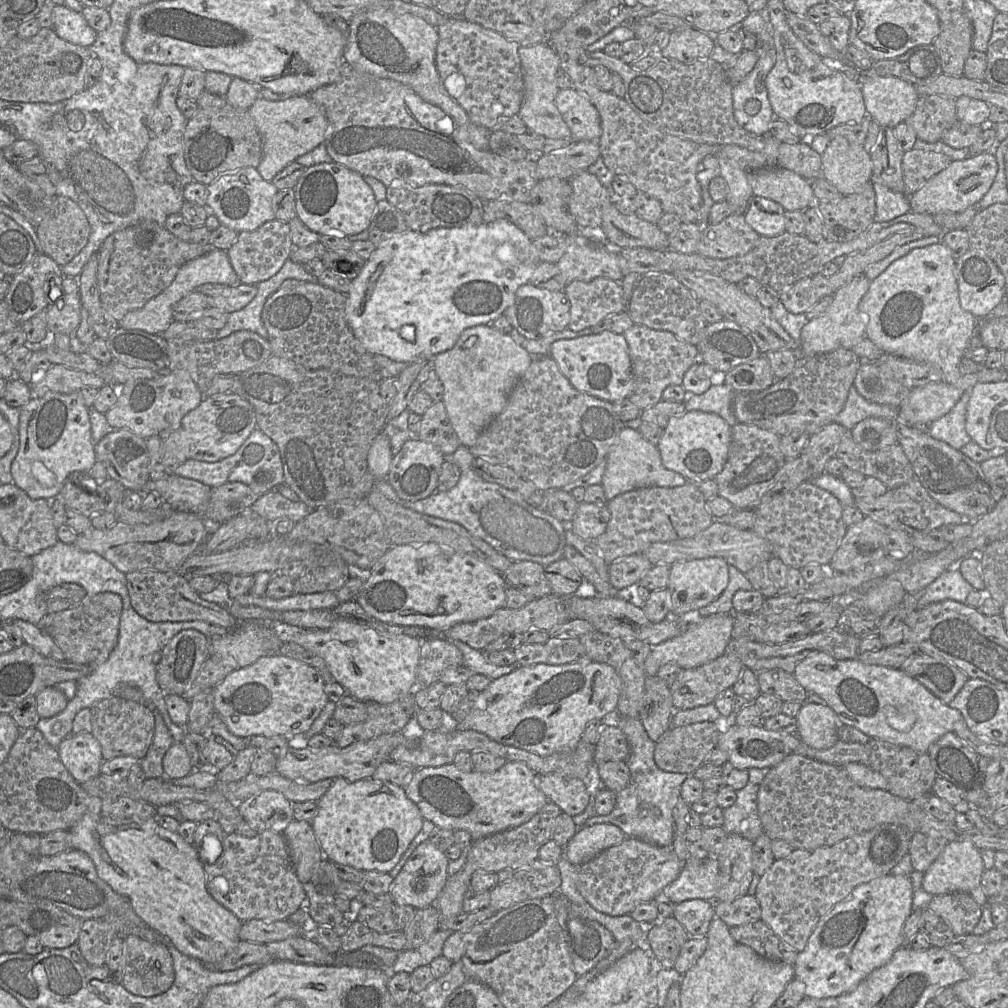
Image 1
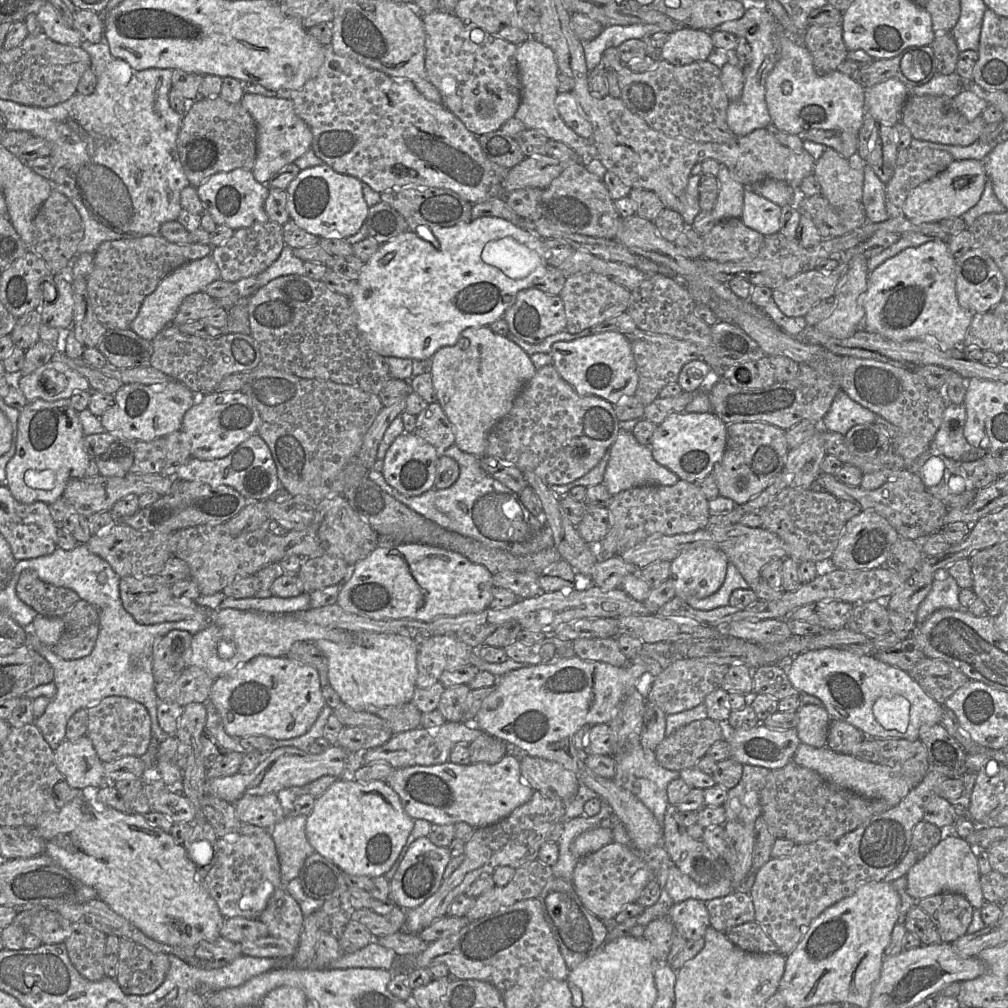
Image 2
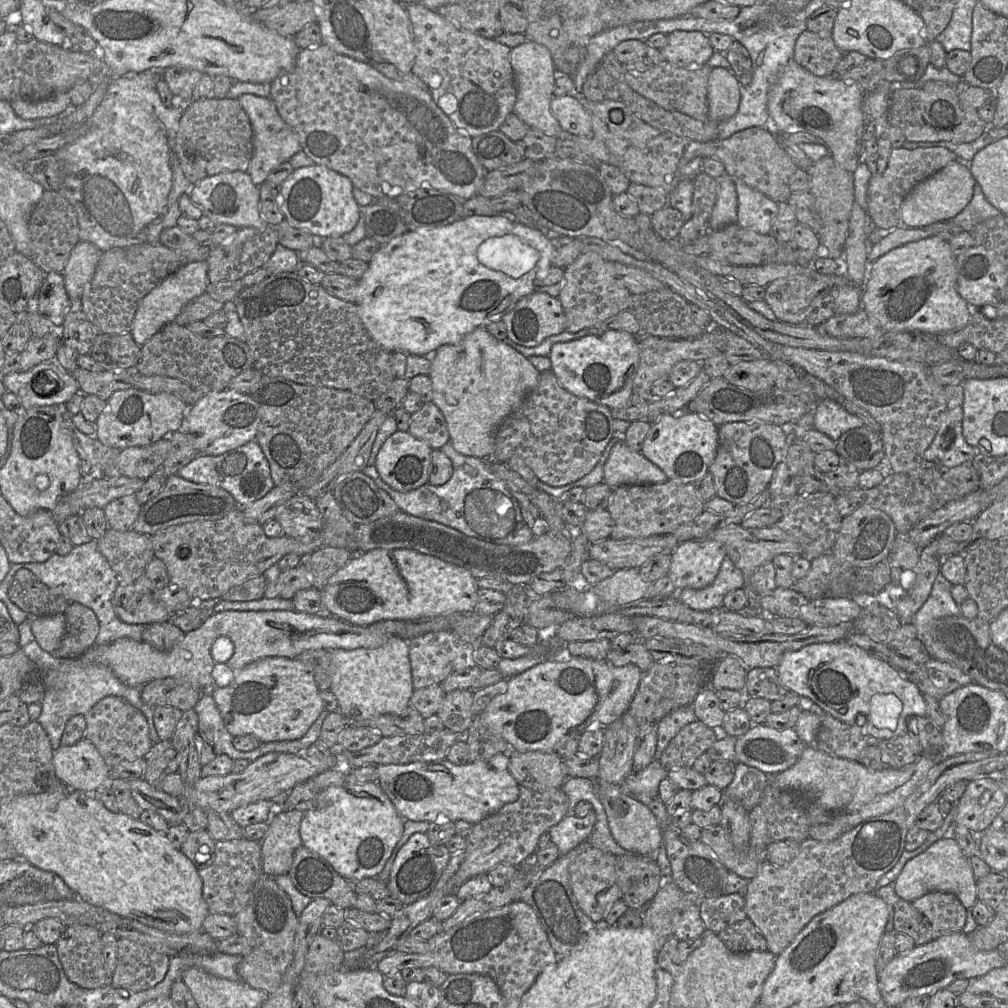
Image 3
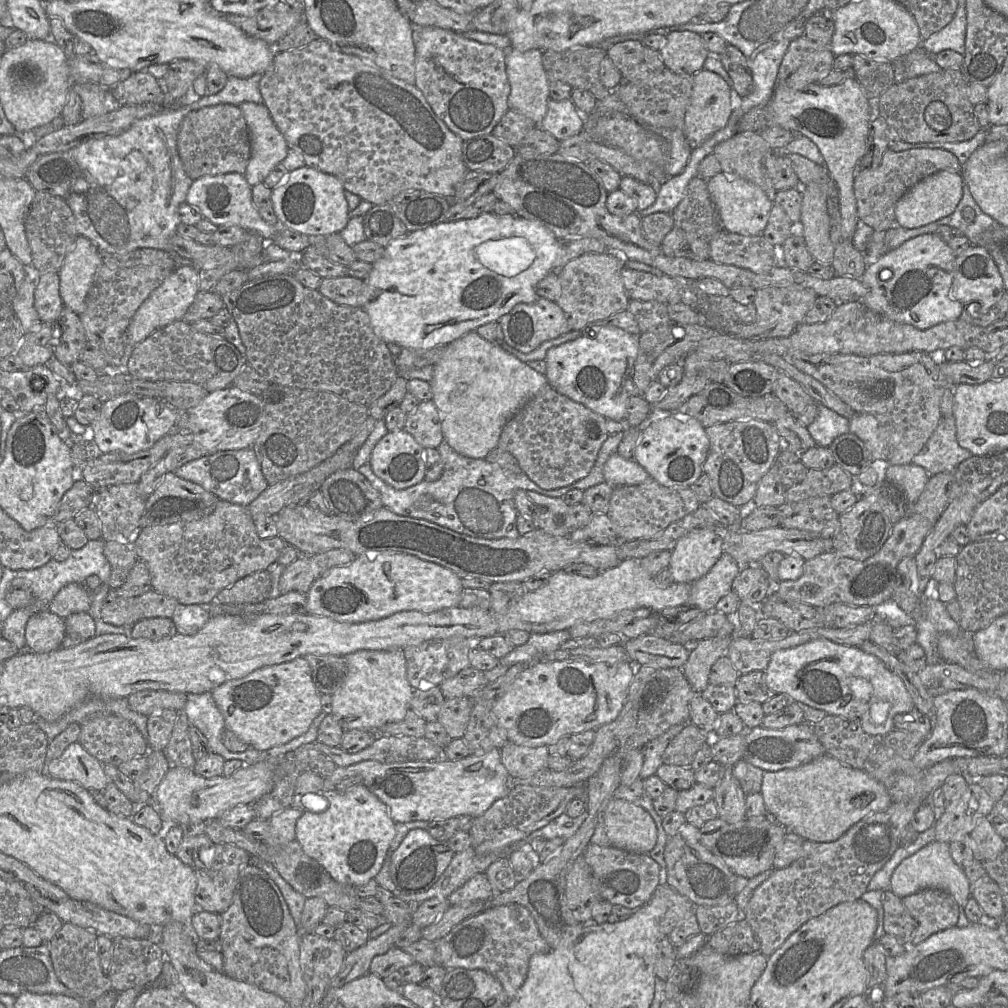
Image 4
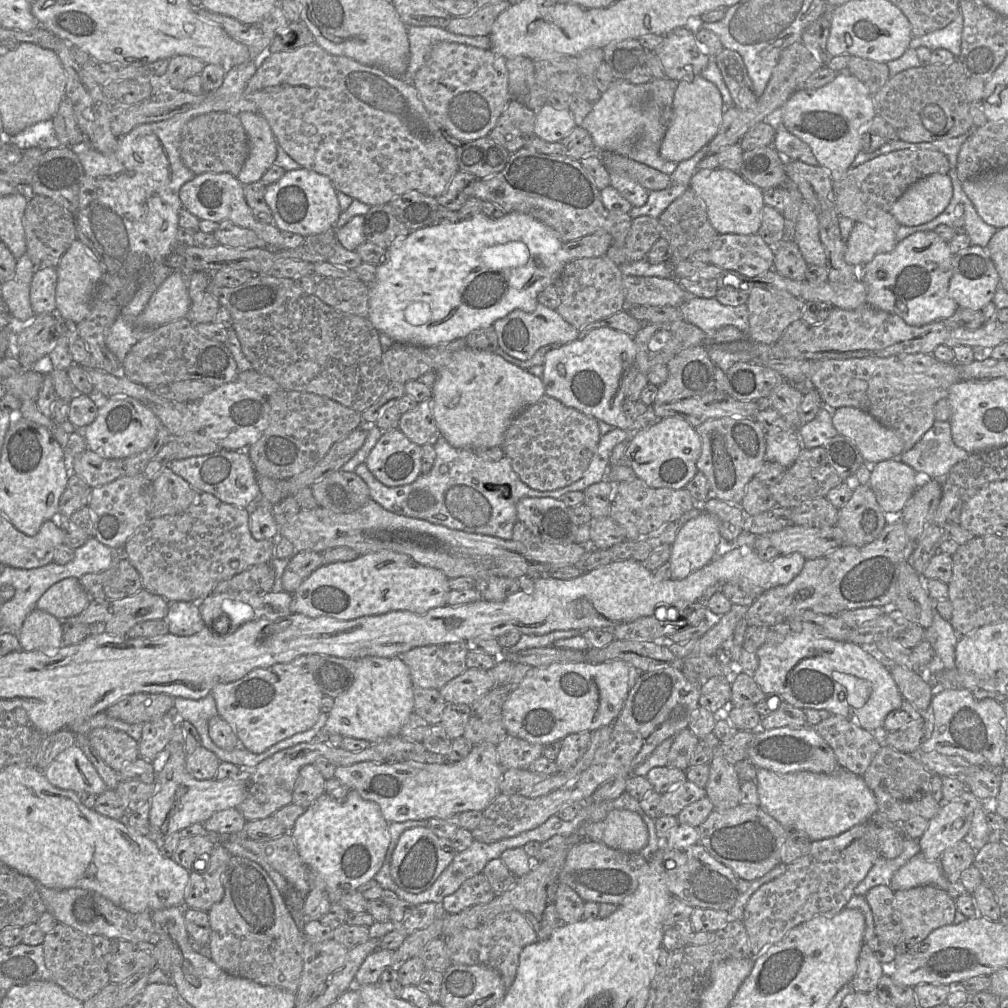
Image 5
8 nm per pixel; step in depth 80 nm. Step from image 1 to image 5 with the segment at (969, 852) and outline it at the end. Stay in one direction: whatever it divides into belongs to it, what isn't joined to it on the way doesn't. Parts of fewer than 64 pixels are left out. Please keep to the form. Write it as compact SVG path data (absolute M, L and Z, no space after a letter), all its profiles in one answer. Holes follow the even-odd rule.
M921 853L913 856L894 873L889 887L897 891L919 886L935 886L945 890L954 899L966 893L960 881L956 884L949 882L939 861L929 861Z

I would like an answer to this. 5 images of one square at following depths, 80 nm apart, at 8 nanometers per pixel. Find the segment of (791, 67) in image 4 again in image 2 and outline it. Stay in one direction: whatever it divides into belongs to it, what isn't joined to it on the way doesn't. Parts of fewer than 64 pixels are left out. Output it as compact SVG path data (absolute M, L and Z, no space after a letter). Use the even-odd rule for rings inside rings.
M841 24L810 25L804 31L803 45L813 58L818 74L826 74L837 69L846 59L847 47L842 38Z

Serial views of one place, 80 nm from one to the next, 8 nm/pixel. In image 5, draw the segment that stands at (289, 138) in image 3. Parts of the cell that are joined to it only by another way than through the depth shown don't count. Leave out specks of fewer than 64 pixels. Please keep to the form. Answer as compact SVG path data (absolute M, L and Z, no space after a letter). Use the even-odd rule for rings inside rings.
M241 112L238 116L248 137L249 155L237 178L247 185L260 181L274 164L278 143L269 123L261 114Z

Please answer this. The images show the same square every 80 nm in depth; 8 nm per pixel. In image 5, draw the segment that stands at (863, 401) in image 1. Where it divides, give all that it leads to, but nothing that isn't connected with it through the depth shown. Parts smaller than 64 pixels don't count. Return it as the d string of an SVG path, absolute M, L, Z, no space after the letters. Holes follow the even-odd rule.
M820 408L816 417L797 428L801 449L825 447L830 440L838 435L832 424L832 414L825 408Z

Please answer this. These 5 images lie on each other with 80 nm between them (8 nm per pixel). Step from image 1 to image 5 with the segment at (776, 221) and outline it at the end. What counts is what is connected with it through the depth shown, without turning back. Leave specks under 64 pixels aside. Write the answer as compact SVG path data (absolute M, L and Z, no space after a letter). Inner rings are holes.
M724 168L698 169L692 176L691 188L705 203L709 221L718 234L755 235L761 225L761 212L765 206L763 190L746 181L737 172Z

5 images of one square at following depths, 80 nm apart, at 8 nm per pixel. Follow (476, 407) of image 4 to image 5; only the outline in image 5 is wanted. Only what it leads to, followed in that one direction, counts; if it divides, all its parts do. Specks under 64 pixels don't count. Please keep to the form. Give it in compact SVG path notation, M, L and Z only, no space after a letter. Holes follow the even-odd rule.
M465 347L459 351L457 351L451 358L450 362L444 366L441 370L437 372L438 378L435 384L432 387L432 398L434 400L434 418L436 420L438 429L441 435L455 448L470 448L470 449L490 449L497 446L502 446L504 440L504 434L513 421L513 419L519 415L526 408L532 406L537 401L540 400L542 396L545 394L545 386L542 378L536 377L529 373L528 370L524 370L508 361L503 359L502 357L486 352L471 349L469 347Z

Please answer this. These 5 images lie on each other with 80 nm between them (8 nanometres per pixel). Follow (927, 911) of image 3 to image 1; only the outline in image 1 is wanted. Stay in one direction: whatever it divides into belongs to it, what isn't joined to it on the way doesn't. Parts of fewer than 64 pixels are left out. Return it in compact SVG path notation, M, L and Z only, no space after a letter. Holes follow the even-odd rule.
M963 892L935 895L927 908L941 917L955 936L971 934L982 915L982 906Z

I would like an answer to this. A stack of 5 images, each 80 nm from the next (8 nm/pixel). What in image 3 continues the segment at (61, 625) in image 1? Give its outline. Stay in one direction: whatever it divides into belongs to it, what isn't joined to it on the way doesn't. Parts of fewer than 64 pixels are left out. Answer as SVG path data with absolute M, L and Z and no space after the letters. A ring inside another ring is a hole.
M72 603L65 611L65 634L56 651L51 652L61 659L80 658L87 650L95 645L99 633L99 621L93 610L80 603Z

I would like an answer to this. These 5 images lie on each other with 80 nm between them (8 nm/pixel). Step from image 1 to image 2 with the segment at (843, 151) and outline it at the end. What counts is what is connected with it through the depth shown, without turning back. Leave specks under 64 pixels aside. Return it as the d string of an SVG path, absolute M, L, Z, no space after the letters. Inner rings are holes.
M827 148L815 162L812 174L821 186L821 196L837 210L861 201L864 165L857 154L845 158L833 148Z

